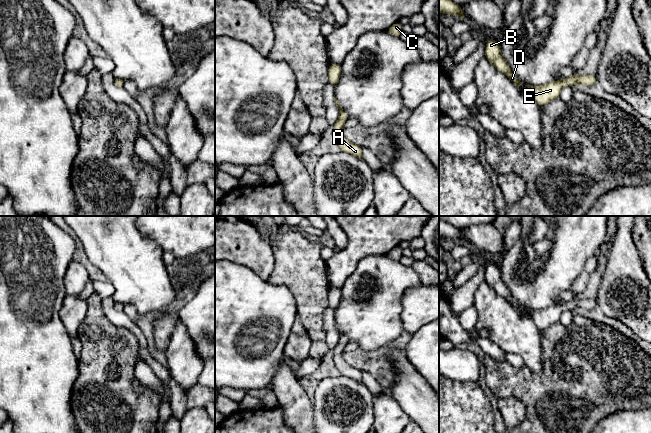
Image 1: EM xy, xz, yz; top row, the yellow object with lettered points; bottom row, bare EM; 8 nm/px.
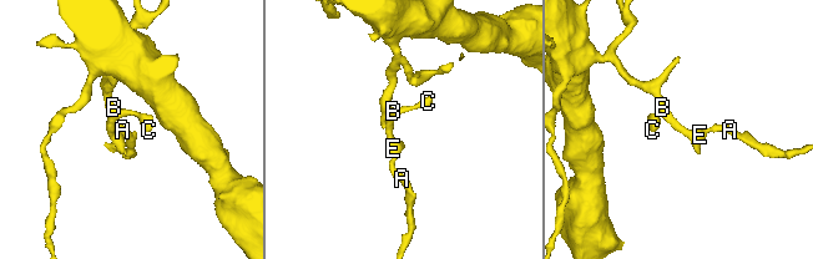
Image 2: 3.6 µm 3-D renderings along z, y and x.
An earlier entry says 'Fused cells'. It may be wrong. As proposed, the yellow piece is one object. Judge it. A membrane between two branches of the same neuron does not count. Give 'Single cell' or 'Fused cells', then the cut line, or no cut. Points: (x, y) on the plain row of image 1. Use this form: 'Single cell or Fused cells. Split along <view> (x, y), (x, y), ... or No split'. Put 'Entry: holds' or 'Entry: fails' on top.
Entry: fails
Single cell. No split

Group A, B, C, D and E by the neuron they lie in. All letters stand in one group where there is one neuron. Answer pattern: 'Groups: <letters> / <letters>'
Groups: A B C D E

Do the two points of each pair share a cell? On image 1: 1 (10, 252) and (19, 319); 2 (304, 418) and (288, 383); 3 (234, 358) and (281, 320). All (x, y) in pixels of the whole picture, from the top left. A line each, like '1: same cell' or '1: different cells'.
1: same cell
2: same cell
3: same cell

